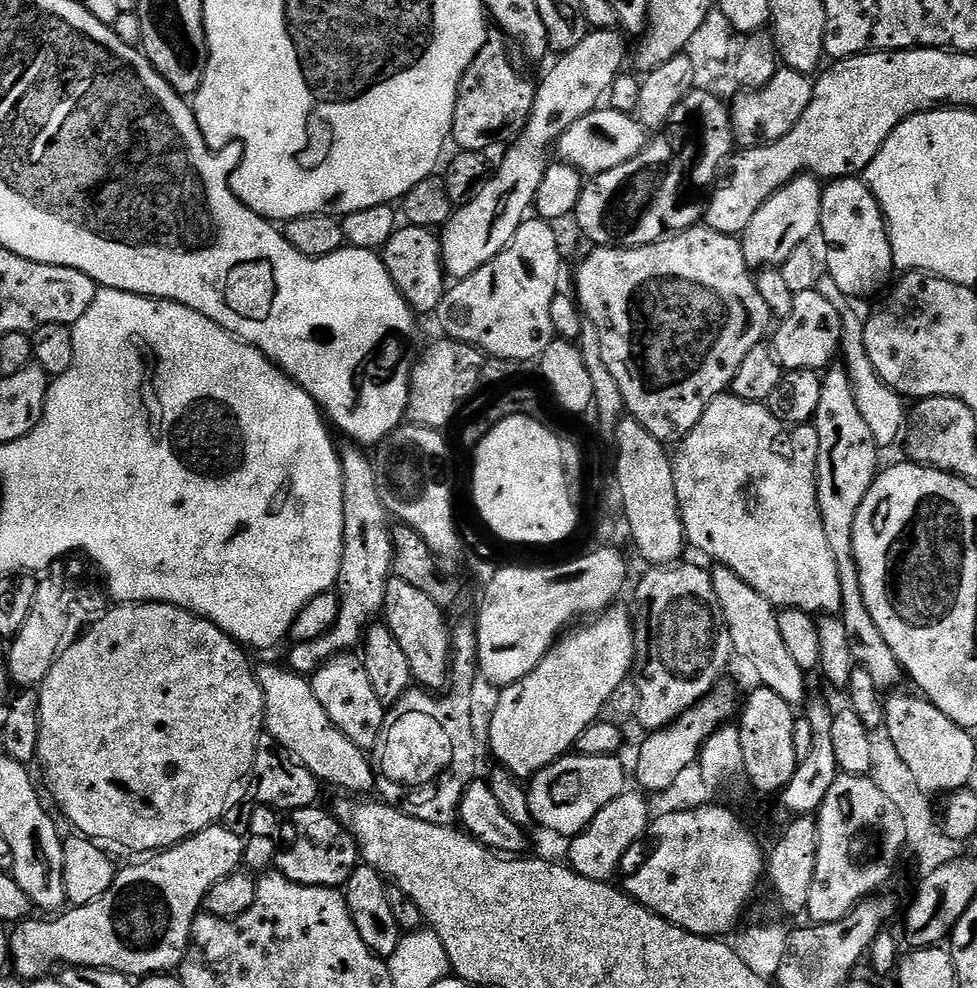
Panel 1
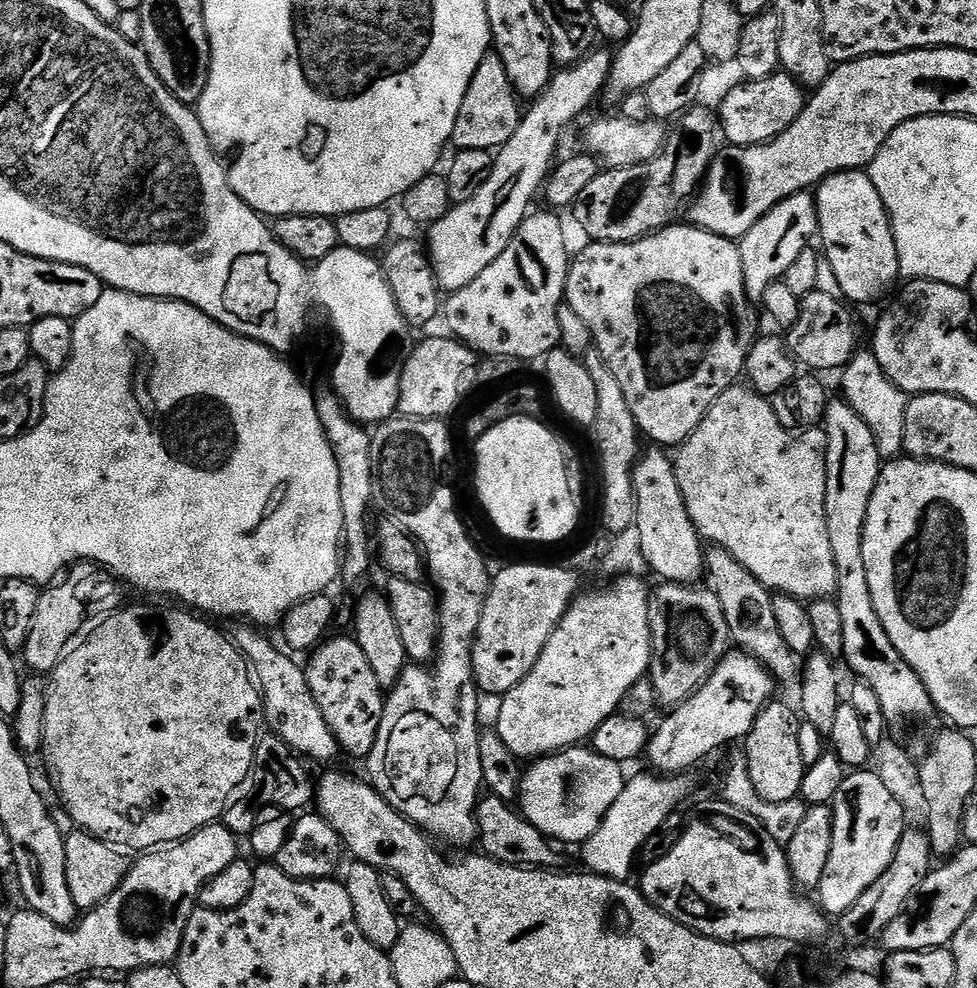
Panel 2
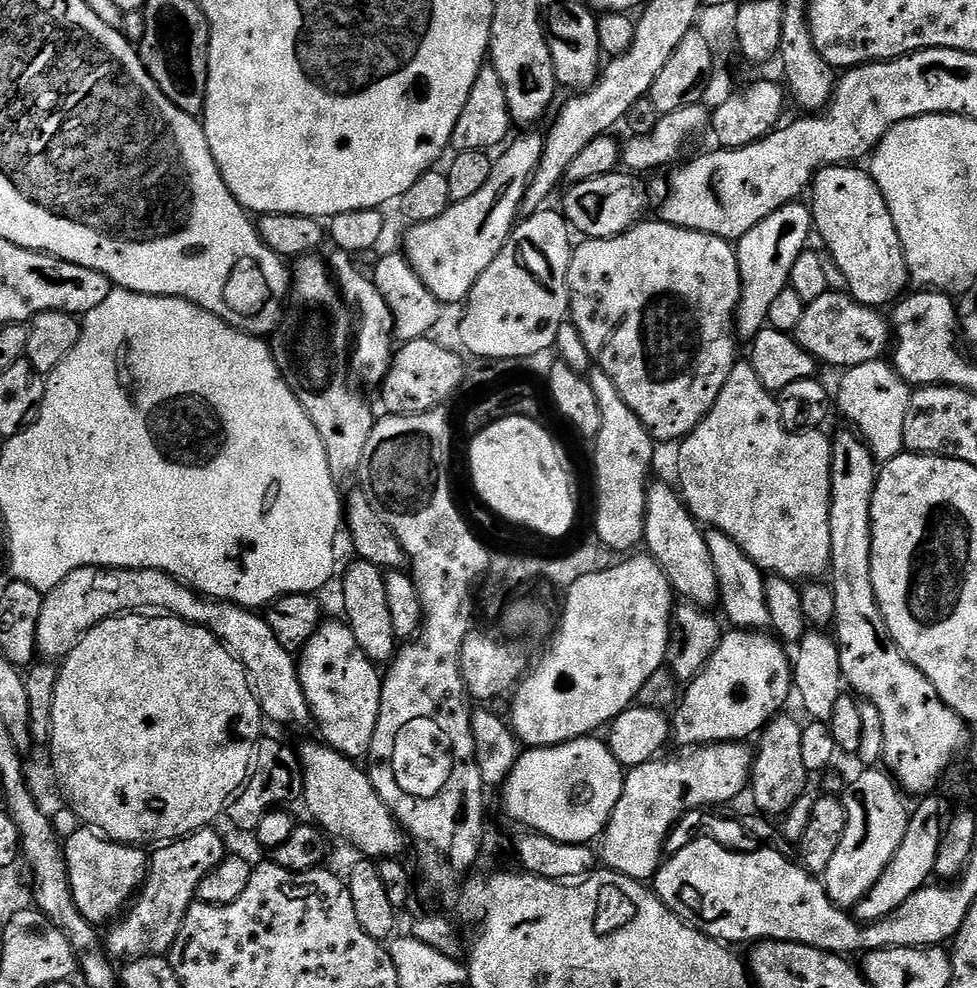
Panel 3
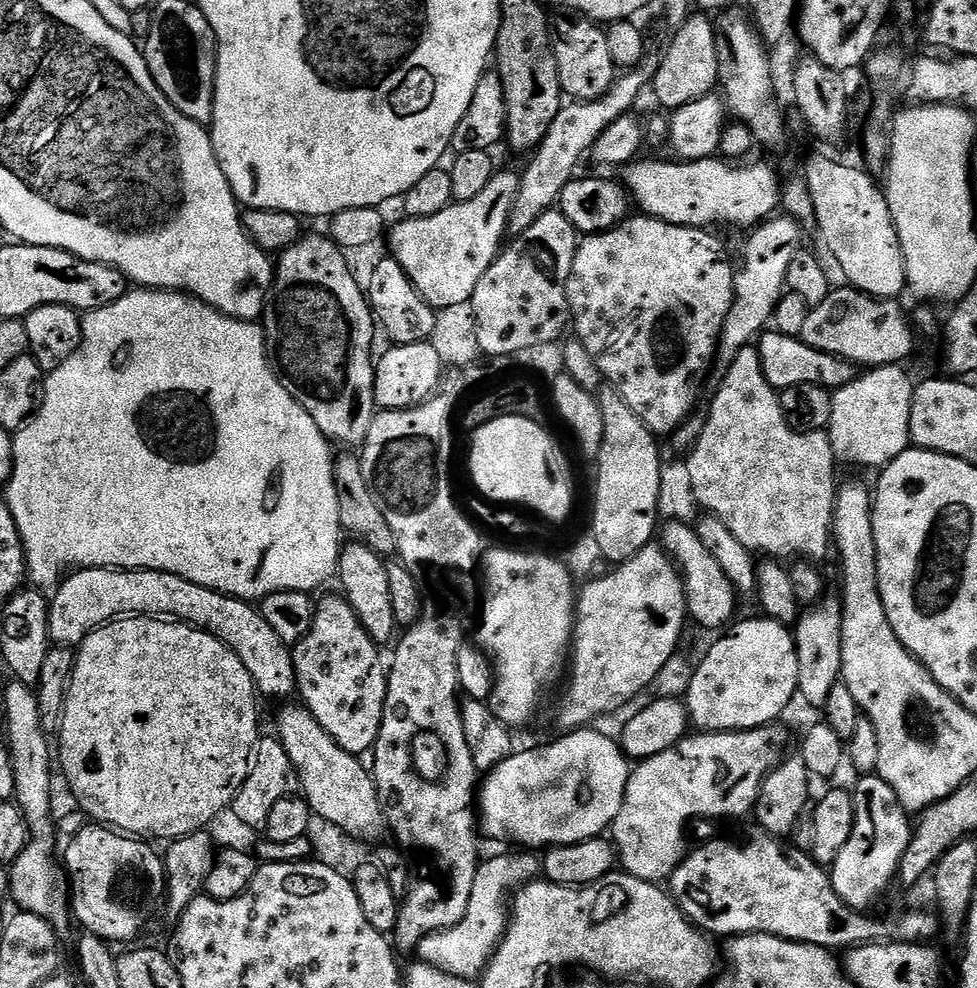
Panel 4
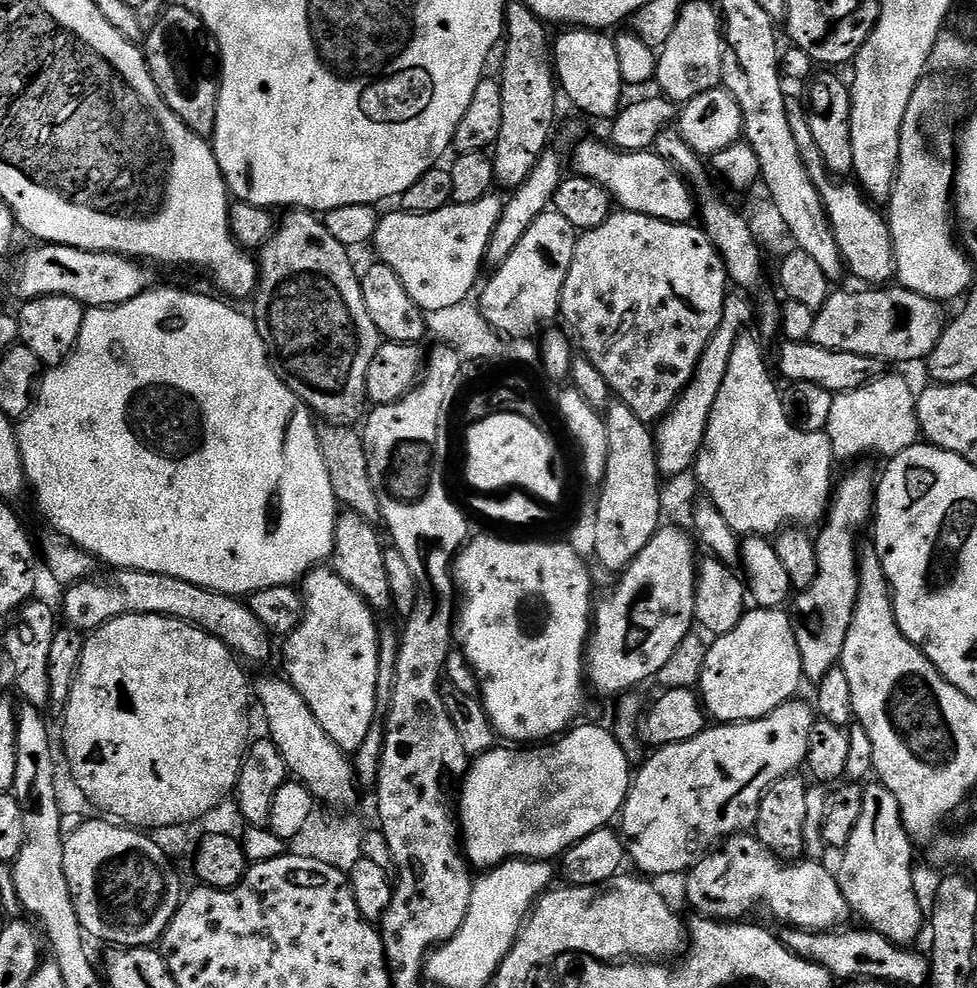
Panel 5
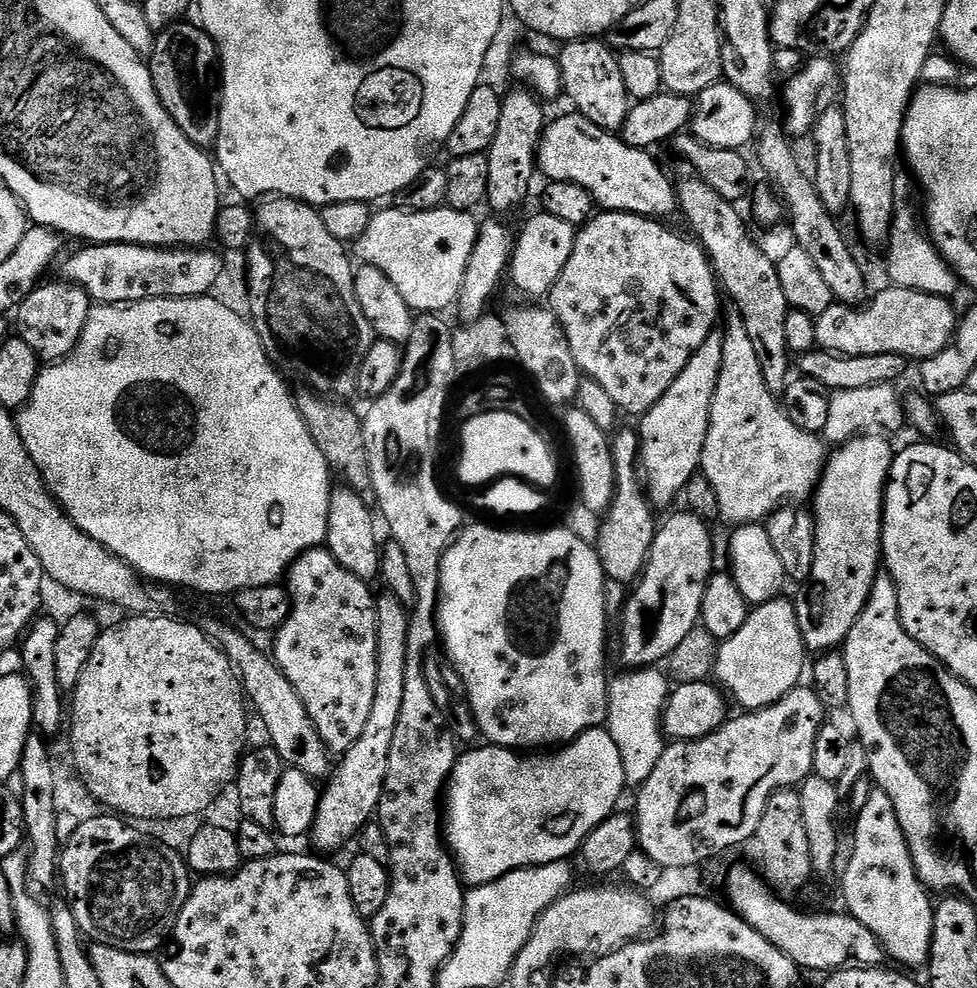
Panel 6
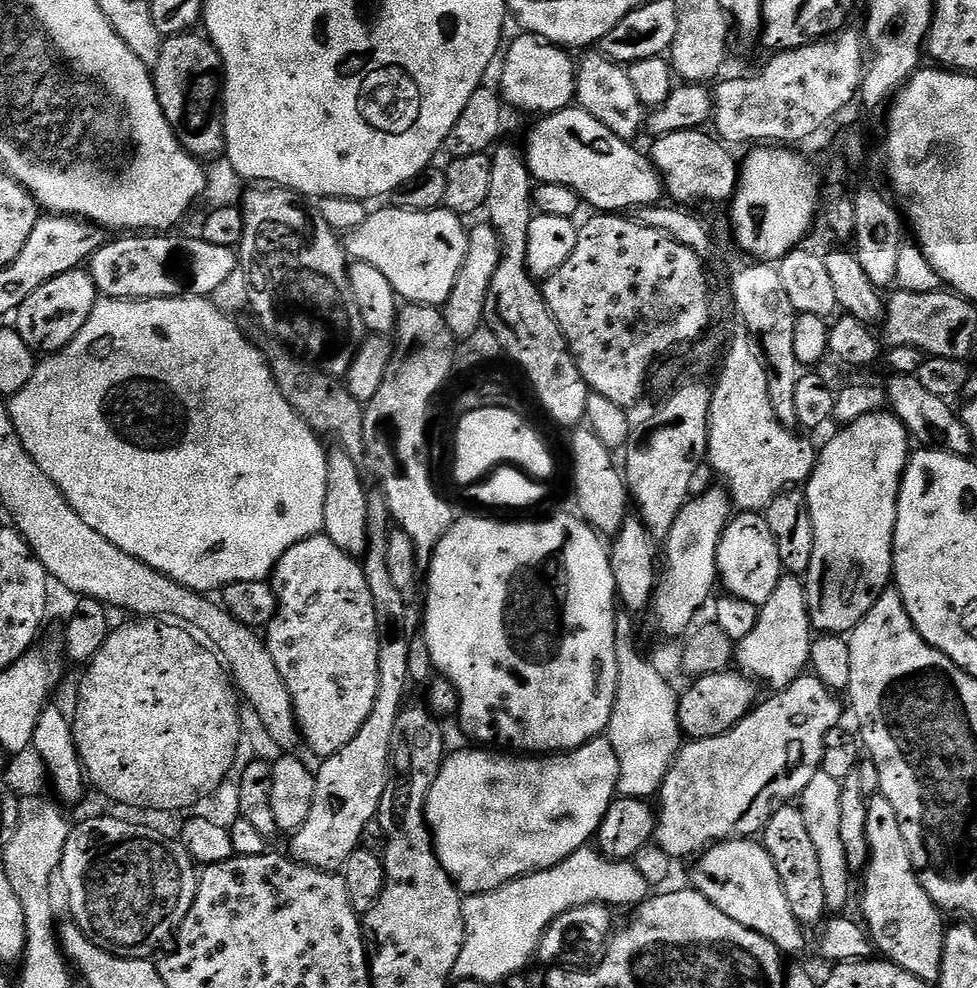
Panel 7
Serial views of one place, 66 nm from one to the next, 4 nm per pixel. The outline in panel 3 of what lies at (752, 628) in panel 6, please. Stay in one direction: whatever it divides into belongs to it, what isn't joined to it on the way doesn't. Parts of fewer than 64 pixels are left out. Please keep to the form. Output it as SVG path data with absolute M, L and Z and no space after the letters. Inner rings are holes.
M728 630L723 633L718 642L718 646L714 650L714 654L708 659L708 665L700 672L698 676L687 685L688 688L684 692L684 701L679 701L678 707L680 709L676 712L676 717L673 715L670 720L670 736L673 741L684 744L680 746L699 746L702 744L726 744L729 742L744 742L747 741L747 736L755 737L757 733L763 729L764 725L781 711L780 708L784 704L784 699L787 698L791 692L794 692L794 664L784 651L785 645L779 639L773 638L771 635L765 634L760 630Z

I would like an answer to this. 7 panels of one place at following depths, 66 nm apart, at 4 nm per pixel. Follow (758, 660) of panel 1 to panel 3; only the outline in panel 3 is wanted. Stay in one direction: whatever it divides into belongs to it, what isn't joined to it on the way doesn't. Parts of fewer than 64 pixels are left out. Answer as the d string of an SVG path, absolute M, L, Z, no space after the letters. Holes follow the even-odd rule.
M708 528L704 532L704 541L706 550L710 550L710 562L714 564L714 574L718 578L720 587L719 607L724 607L723 619L729 620L731 627L736 630L764 630L770 625L770 610L766 610L766 588L764 581L765 573L759 568L752 559L750 559L742 549L726 534L722 534L716 528Z

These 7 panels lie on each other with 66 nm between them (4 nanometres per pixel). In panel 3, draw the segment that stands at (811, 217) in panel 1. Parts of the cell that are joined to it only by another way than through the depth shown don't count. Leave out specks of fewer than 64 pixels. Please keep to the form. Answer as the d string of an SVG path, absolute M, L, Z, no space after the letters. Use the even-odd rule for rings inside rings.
M793 202L762 218L762 222L758 222L758 226L754 226L754 230L750 230L735 245L740 271L740 301L736 307L734 332L741 341L751 342L768 324L770 306L774 298L789 287L790 270L794 270L798 254L805 252L807 244L804 243L813 232L811 207L804 202Z

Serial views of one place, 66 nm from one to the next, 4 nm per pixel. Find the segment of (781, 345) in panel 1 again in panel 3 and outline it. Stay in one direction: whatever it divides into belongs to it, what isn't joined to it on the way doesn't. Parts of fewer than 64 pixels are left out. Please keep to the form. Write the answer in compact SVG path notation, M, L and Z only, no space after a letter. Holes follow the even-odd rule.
M829 290L814 302L804 305L804 313L794 335L796 340L821 365L847 370L881 359L890 348L890 324L885 313L852 299L847 291Z

